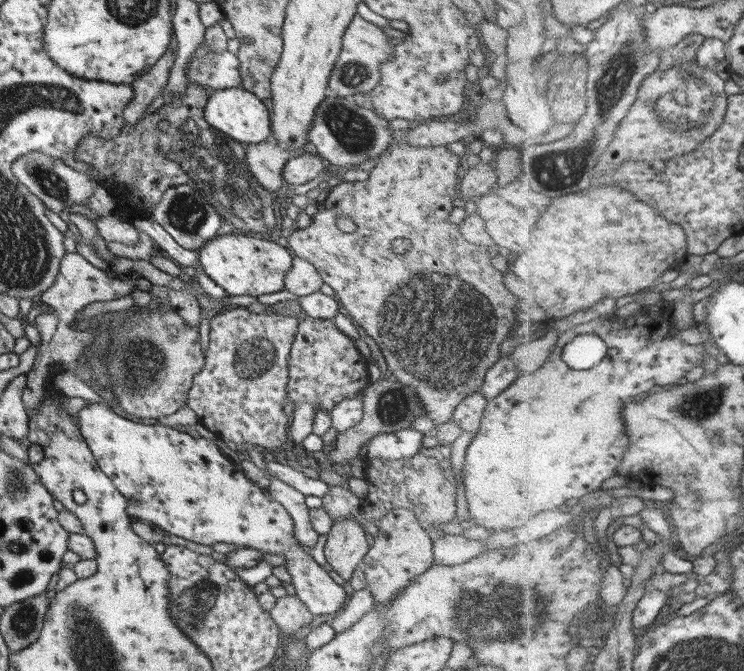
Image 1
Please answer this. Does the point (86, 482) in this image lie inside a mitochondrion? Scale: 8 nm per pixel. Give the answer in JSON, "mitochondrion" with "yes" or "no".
{"mitochondrion":"no"}

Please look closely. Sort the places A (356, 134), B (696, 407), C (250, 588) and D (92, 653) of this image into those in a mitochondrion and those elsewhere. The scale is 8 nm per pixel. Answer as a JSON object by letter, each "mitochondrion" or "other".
{"A":"mitochondrion","B":"mitochondrion","C":"other","D":"mitochondrion"}

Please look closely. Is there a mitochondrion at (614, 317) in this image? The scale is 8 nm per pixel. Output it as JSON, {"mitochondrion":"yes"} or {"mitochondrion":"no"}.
{"mitochondrion":"no"}

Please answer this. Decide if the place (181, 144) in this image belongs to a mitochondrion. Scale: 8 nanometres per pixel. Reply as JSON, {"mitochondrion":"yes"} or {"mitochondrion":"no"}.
{"mitochondrion":"yes"}

